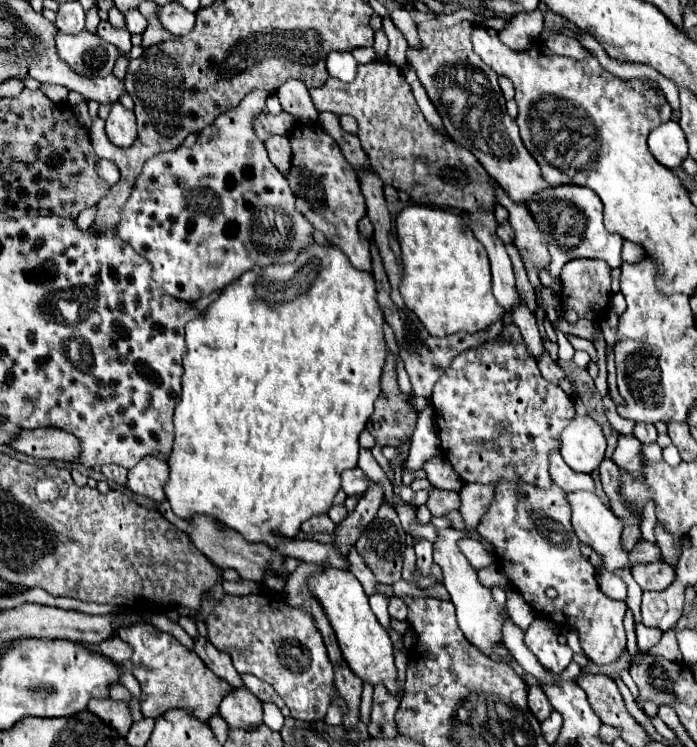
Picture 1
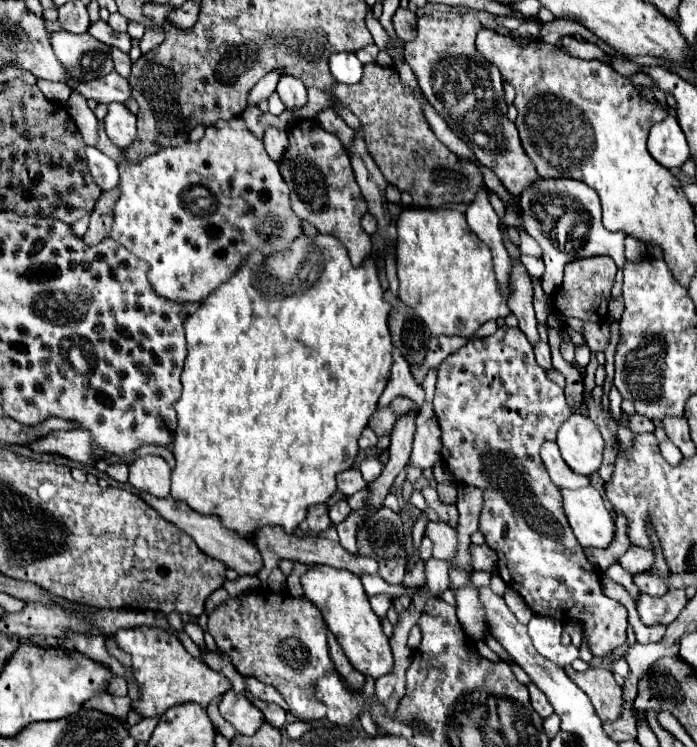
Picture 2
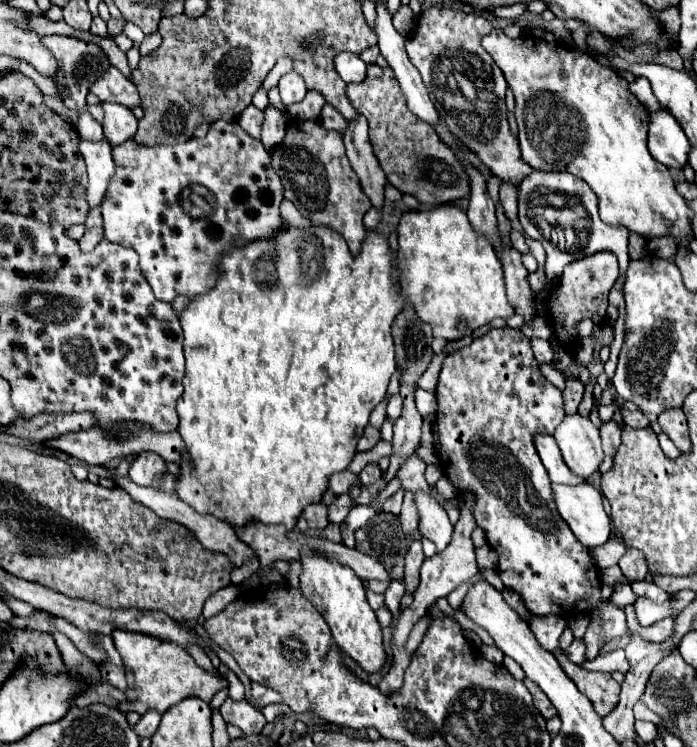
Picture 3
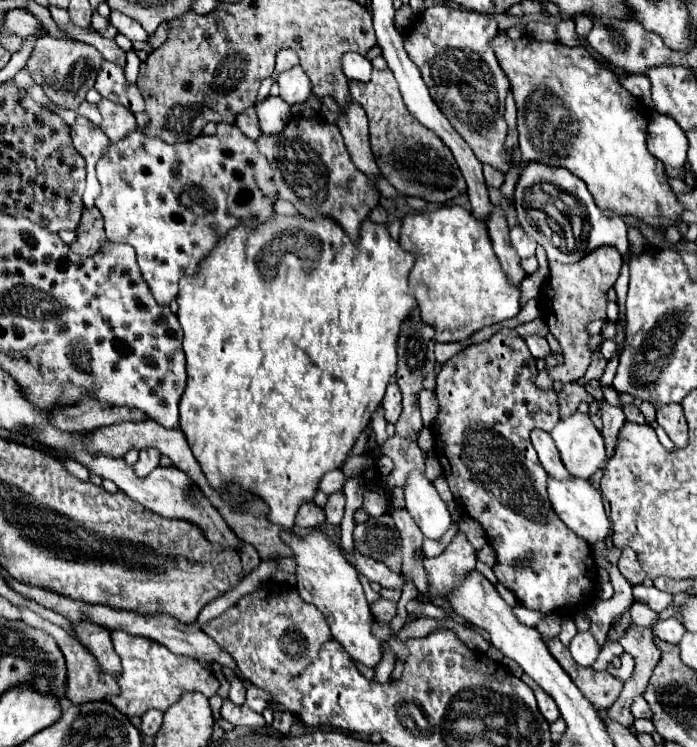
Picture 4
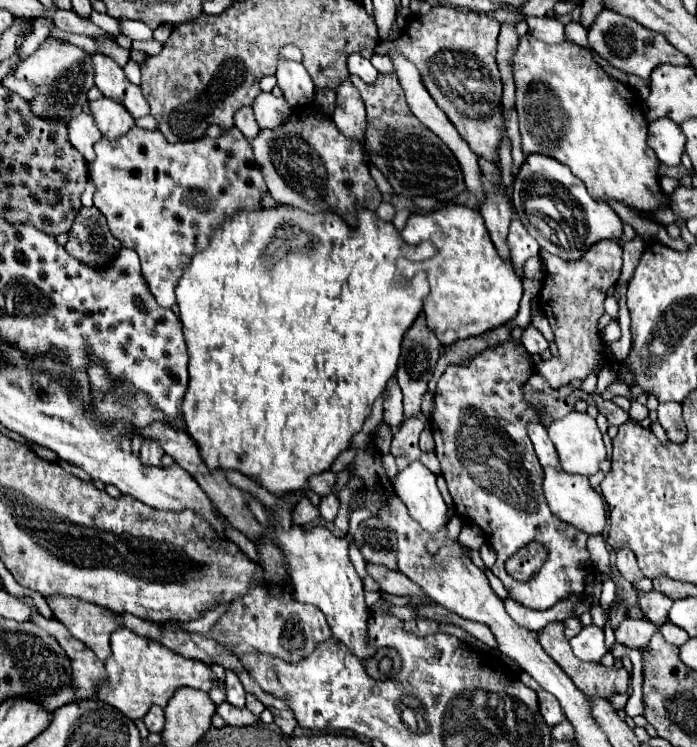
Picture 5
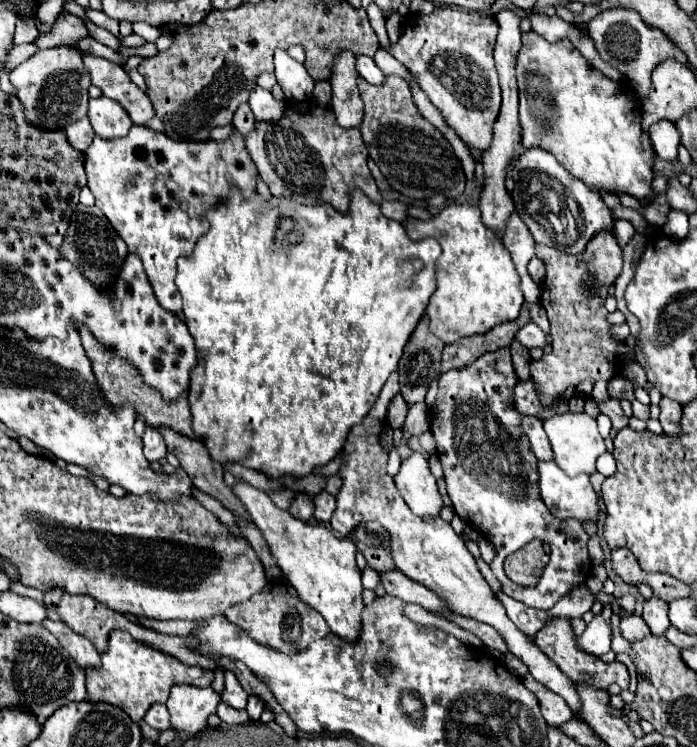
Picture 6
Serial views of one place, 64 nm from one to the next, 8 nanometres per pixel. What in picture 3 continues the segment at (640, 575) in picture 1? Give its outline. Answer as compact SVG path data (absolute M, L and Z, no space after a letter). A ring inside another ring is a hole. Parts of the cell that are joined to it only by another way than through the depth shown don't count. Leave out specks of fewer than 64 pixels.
M638 580L632 582L632 590L636 596L644 596L658 603L663 603L670 599L670 595L658 587L654 582L646 582L646 580Z

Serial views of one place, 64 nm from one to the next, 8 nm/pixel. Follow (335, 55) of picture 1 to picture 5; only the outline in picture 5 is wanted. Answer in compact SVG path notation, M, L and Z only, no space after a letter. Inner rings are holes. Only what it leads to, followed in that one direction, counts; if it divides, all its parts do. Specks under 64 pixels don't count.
M350 54L346 66L348 66L348 72L350 72L350 74L360 76L360 78L362 78L364 82L368 82L368 84L372 84L372 82L376 80L376 76L378 76L378 72L376 72L376 68L372 66L372 62L370 62L368 58L360 56L360 54Z

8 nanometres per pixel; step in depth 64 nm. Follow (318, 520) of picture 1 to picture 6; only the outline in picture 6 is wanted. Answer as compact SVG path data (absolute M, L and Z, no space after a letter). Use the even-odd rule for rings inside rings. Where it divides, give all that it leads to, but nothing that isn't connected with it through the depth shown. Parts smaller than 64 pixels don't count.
M300 494L300 496L292 502L292 506L290 506L288 512L290 512L294 518L298 518L298 520L308 522L308 520L312 518L312 514L314 514L314 504L312 504L312 500L310 500L306 494Z

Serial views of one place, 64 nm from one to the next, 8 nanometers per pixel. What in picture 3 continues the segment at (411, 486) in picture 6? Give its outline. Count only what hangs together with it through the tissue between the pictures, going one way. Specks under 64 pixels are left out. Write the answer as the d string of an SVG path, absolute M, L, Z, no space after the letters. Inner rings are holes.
M416 492L414 494L414 502L416 502L416 508L420 512L420 534L428 540L432 540L436 544L436 550L442 552L450 538L452 538L452 524L444 512L444 508L428 494L424 492Z

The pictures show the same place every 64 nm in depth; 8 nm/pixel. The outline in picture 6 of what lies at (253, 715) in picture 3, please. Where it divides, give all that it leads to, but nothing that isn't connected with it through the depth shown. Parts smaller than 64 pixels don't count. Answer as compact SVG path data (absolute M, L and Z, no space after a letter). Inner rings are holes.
M224 702L218 704L218 712L216 714L220 716L222 722L226 722L230 726L234 726L234 724L246 724L250 720L246 710L236 710L236 708L232 708L232 706L224 704Z

